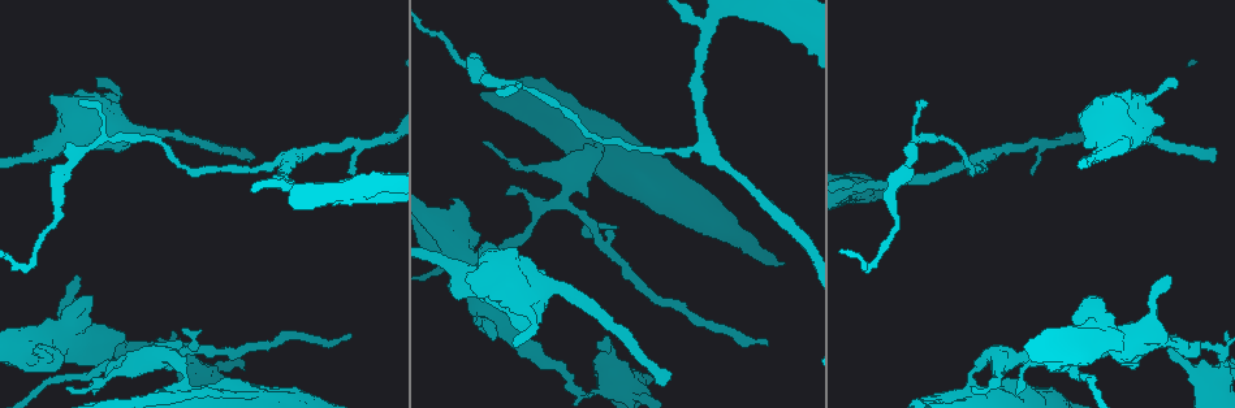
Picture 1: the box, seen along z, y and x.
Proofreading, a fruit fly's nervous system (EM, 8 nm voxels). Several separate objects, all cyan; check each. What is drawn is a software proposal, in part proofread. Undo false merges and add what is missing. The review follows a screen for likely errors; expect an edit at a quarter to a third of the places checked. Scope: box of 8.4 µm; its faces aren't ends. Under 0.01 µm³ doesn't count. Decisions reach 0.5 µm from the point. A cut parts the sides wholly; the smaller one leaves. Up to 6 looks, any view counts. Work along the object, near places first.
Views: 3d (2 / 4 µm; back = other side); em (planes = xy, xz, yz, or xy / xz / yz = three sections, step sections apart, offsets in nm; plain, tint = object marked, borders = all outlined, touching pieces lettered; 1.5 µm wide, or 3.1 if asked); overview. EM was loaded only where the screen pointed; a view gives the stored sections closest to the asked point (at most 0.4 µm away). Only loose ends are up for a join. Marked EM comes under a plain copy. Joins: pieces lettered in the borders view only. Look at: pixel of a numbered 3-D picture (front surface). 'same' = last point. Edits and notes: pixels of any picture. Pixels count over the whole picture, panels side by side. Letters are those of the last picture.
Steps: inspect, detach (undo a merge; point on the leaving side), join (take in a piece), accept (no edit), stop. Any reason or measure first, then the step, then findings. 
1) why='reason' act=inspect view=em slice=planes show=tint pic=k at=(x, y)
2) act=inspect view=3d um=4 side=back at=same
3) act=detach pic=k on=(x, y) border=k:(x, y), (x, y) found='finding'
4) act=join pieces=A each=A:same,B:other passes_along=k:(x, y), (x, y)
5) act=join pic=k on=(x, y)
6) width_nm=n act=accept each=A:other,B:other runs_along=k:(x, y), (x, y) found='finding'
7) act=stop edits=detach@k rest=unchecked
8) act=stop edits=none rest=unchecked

why='thin end' act=inspect view=3d um=2 side=back pic=1 at=(974, 388)

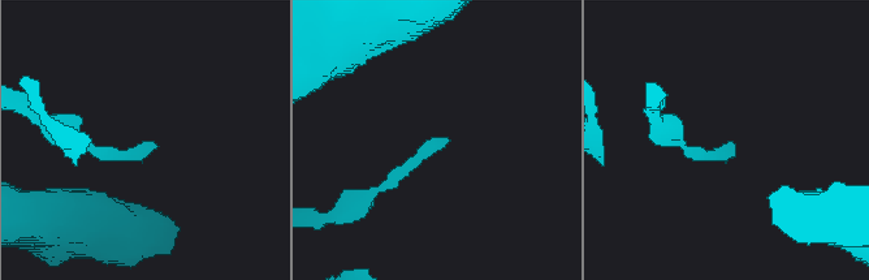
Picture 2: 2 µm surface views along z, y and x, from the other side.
act=inspect view=em slice=xy step=8 show=tint pic=2 at=(449, 139)

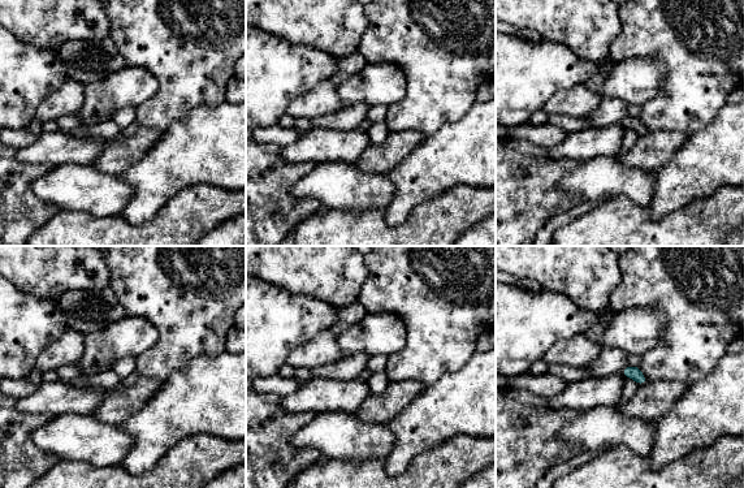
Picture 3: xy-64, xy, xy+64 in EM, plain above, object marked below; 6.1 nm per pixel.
why='another direction' act=inspect view=em slice=planes show=borders at=same

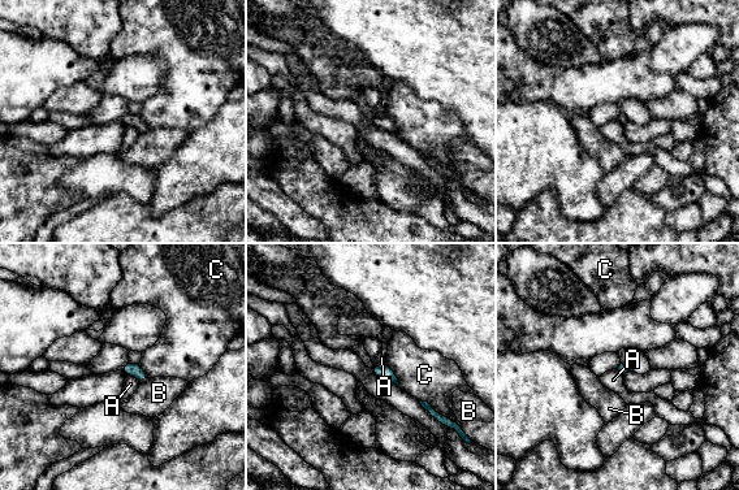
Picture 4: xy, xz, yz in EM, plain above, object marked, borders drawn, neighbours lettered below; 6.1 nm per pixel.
act=accept each=A:other,B:other,C:other found='none of them fits'

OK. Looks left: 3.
why='branch stops here' act=inspect view=em slice=xz step=8 show=borders pic=1 at=(1172, 78)

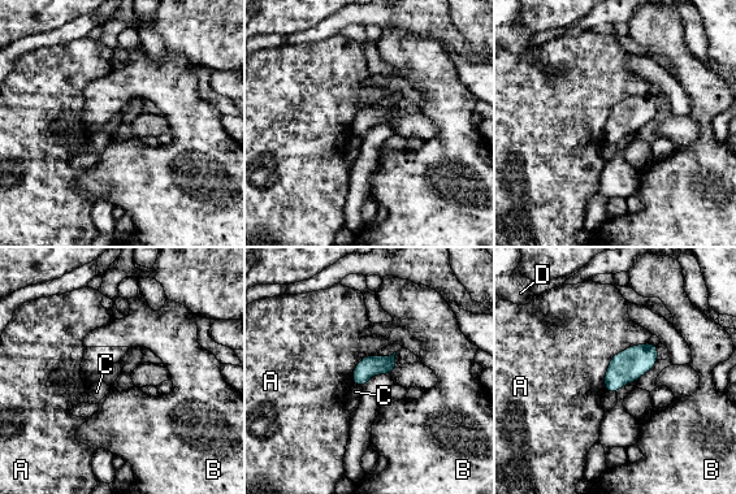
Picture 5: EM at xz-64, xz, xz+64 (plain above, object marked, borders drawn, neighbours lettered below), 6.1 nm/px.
why='another direction' act=inspect view=em slice=planes show=borders at=same

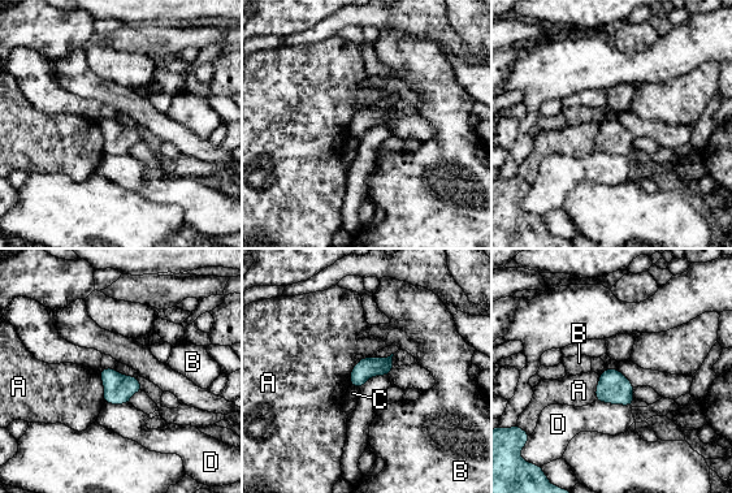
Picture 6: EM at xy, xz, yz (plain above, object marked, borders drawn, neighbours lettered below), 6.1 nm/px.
act=accept each=A:other,B:other,C:other,D:other border=6:(98, 371), (102, 379), (104, 402) found='no lettered piece goes on from it'

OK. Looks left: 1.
act=stop edits=none rest=unchecked

